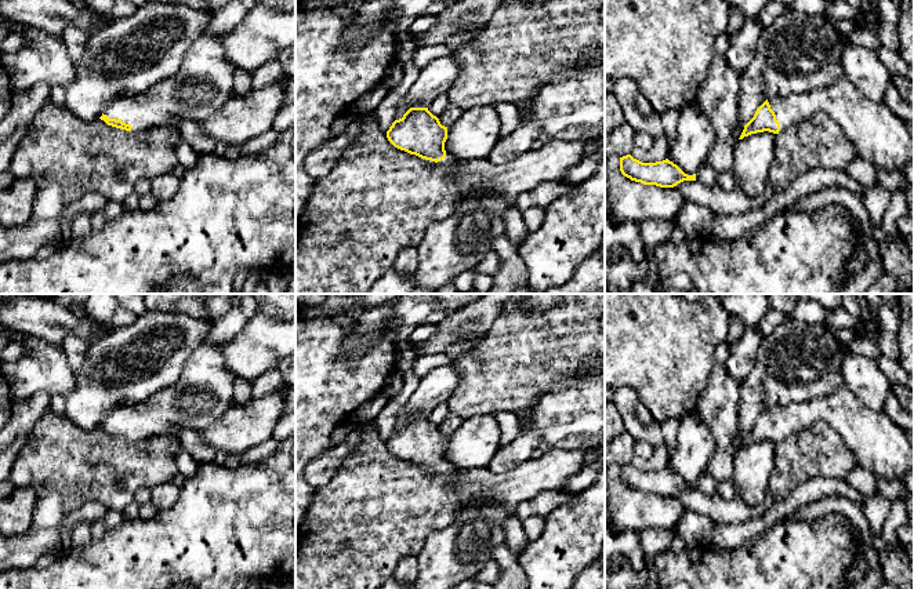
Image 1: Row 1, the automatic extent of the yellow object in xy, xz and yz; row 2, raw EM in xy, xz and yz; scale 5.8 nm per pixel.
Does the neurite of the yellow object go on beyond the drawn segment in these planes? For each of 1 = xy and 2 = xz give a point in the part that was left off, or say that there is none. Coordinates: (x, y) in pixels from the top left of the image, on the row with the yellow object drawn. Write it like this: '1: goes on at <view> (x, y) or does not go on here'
1: goes on at xy (203, 83)
2: goes on at xz (449, 162)

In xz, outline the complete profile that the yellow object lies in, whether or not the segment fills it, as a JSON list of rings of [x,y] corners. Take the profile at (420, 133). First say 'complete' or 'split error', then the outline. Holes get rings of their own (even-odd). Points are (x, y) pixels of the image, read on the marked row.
split error; [[[410,108],[402,119],[392,123],[387,138],[395,148],[435,161],[446,170],[460,161],[445,150],[447,127],[442,126],[428,108]]]

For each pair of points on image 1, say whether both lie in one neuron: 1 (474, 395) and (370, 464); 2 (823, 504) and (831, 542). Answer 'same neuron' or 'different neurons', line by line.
1: different neurons
2: different neurons

